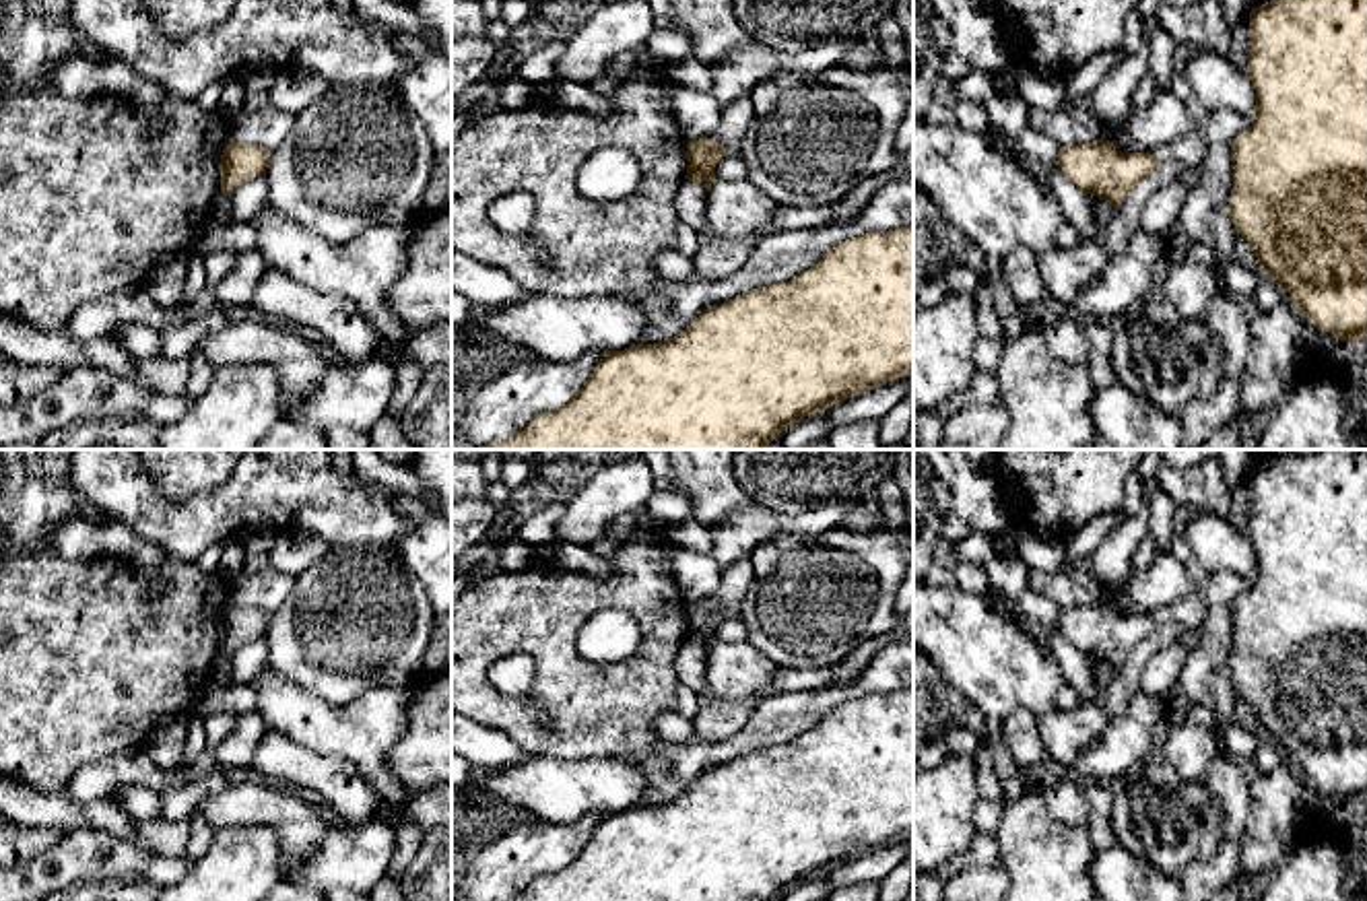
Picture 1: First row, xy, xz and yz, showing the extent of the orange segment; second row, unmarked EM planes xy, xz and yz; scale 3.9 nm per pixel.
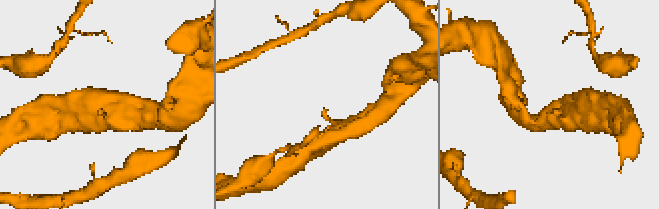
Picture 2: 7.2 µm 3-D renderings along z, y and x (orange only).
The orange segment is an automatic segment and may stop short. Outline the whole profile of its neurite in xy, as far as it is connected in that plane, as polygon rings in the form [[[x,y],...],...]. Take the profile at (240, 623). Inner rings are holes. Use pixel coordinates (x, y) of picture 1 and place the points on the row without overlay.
[[[229,602],[221,616],[221,652],[233,654],[256,637],[264,637],[270,612],[256,606]]]

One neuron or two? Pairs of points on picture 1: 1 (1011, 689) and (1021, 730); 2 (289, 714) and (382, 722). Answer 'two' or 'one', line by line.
1: two
2: one

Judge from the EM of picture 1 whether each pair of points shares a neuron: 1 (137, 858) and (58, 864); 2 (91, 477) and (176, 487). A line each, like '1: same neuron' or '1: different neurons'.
1: same neuron
2: different neurons

